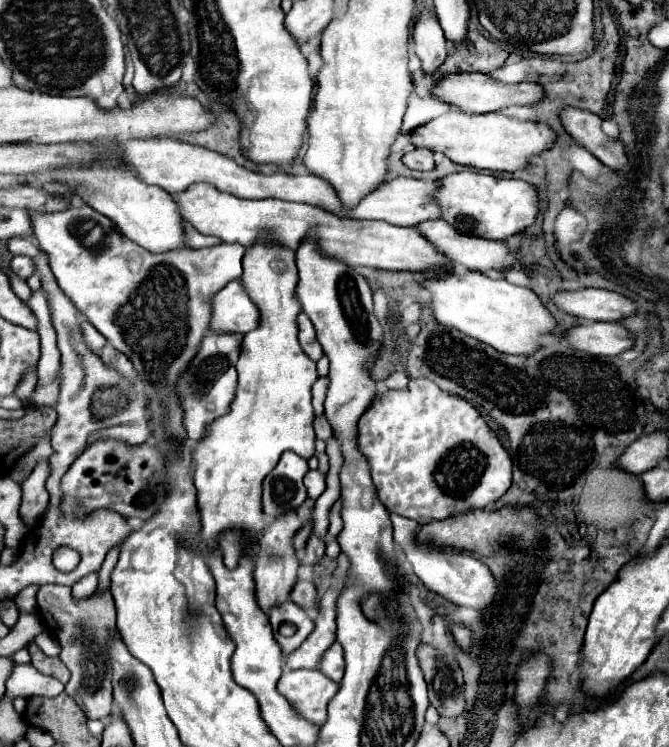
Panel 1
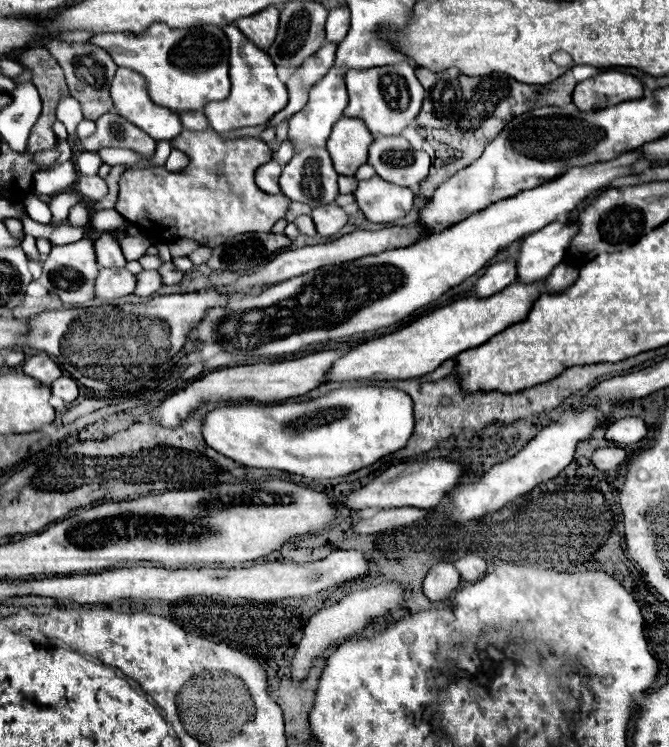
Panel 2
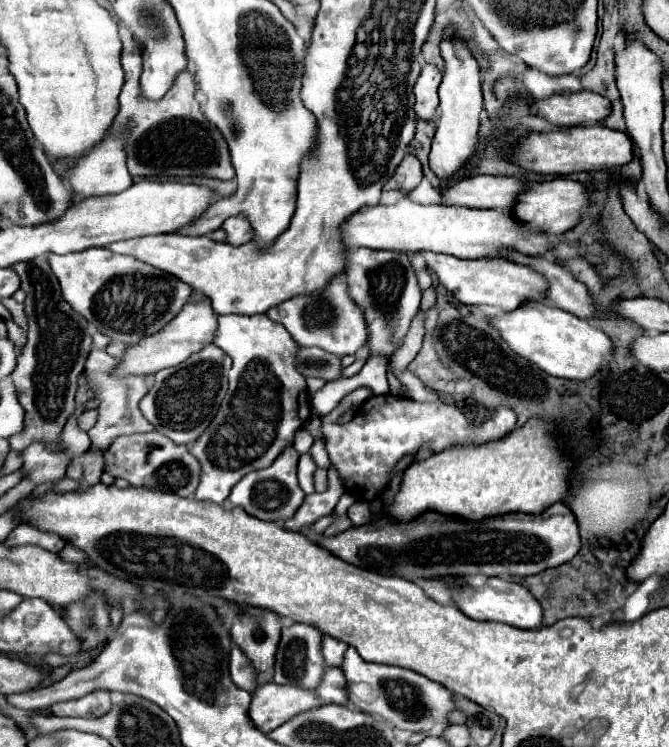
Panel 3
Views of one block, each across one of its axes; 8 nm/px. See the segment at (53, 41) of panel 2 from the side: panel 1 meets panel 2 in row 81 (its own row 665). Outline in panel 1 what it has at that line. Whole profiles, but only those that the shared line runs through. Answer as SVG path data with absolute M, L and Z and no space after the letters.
M40 586L38 608L44 624L60 642L60 660L70 670L70 680L64 692L74 698L86 718L104 718L112 714L112 662L110 662L110 640L116 636L116 610L110 590L96 590L84 600L76 600L68 586Z

